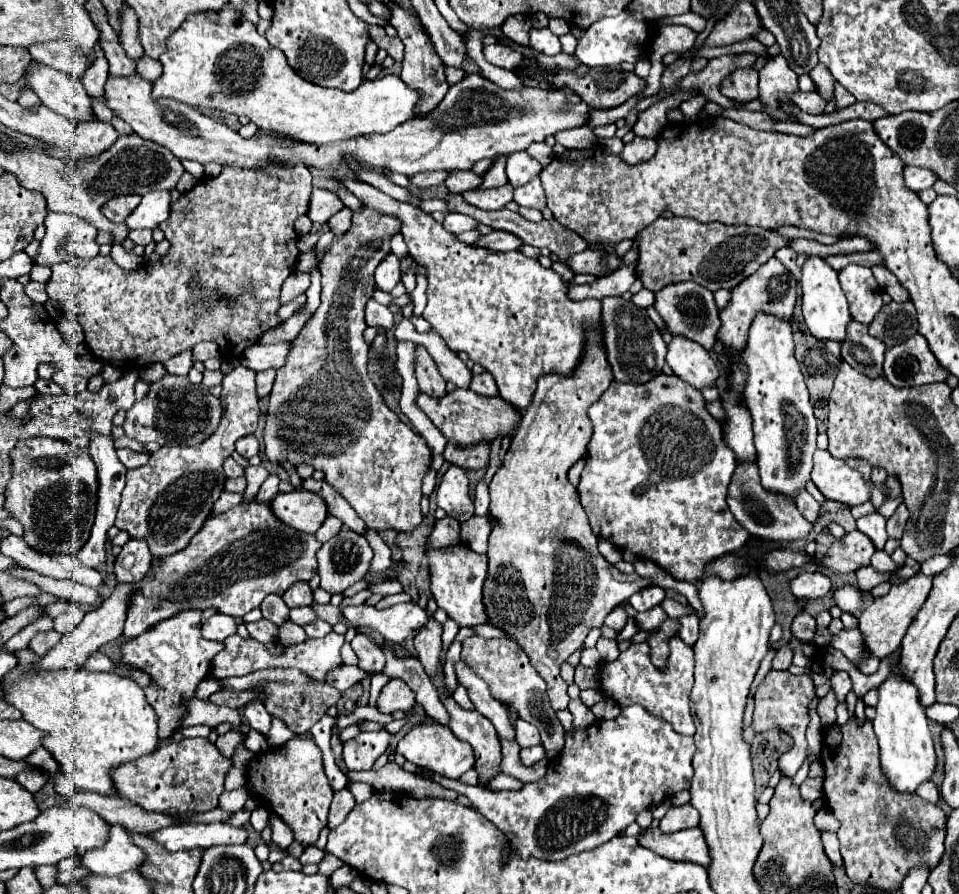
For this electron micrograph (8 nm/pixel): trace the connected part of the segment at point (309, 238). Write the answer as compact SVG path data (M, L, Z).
M325 224L325 226L321 230L319 230L318 232L316 232L312 235L308 234L306 236L299 237L299 239L298 239L299 251L306 252L307 250L309 250L310 248L315 246L315 244L317 243L317 241L321 237L322 233L325 233L328 230L329 230L328 224Z

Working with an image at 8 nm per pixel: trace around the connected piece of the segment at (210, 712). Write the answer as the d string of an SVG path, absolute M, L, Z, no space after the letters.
M190 699L186 705L188 705L188 715L184 717L182 727L192 727L192 725L200 725L200 723L216 727L220 723L230 723L234 731L244 731L242 715L238 709L220 707L212 701L202 701L202 699Z

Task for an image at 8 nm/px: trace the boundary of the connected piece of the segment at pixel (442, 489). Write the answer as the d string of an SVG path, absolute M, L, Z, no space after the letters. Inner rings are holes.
M450 467L436 491L438 507L442 507L450 517L464 523L474 513L474 503L470 499L470 479L462 467Z

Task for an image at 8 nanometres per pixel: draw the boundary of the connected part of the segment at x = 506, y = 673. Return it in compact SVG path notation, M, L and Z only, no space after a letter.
M468 637L462 641L462 661L470 665L478 677L482 677L492 695L496 699L504 699L512 707L518 709L520 717L528 723L534 723L542 735L542 745L546 751L546 759L554 759L564 749L564 729L556 717L556 711L550 707L550 699L546 695L546 683L530 665L528 655L514 639L484 639L484 637Z

